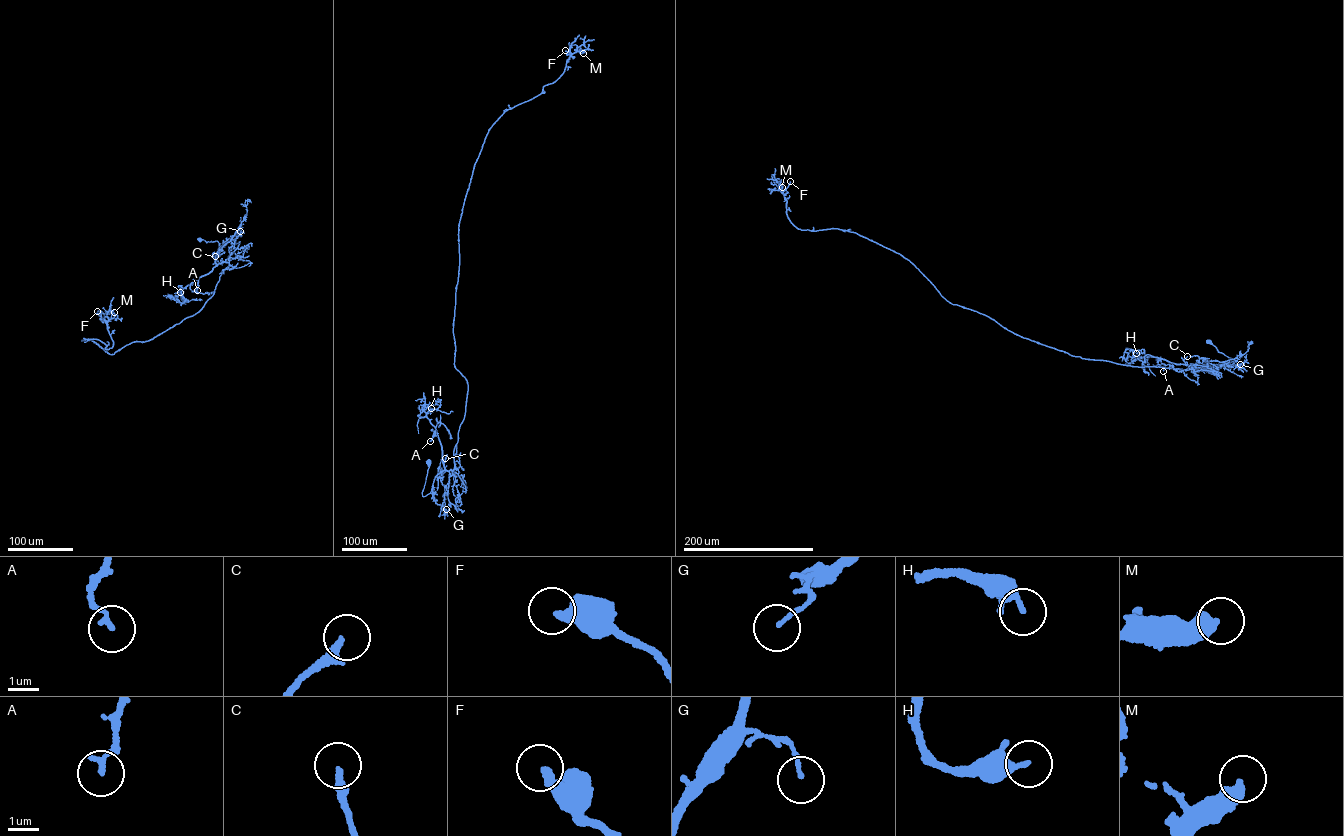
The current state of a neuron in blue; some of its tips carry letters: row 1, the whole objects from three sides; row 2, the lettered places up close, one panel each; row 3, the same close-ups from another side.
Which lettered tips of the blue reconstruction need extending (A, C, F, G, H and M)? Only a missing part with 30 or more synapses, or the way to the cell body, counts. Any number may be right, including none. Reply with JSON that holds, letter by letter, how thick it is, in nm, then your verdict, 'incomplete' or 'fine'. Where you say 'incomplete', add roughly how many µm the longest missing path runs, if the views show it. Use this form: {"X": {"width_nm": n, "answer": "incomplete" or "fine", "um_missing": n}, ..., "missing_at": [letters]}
{"A": {"width_nm": 160, "answer": "fine"}, "C": {"width_nm": 240, "answer": "fine"}, "F": {"width_nm": 420, "answer": "fine"}, "G": {"width_nm": 110, "answer": "fine"}, "H": {"width_nm": 240, "answer": "fine"}, "M": {"width_nm": 360, "answer": "fine"}, "missing_at": []}

